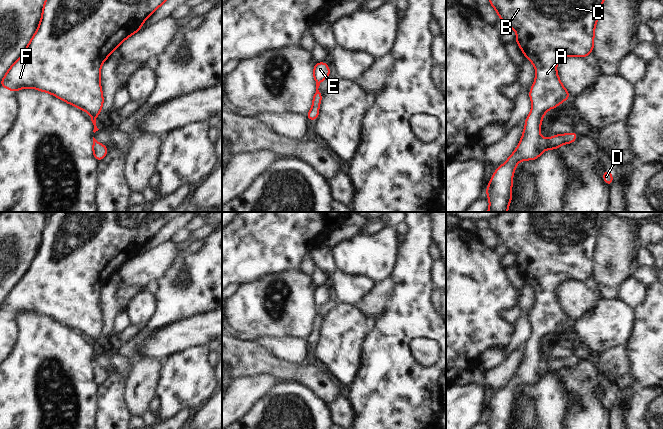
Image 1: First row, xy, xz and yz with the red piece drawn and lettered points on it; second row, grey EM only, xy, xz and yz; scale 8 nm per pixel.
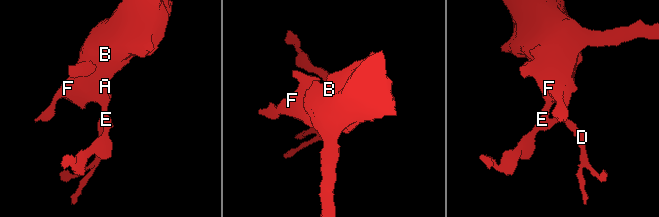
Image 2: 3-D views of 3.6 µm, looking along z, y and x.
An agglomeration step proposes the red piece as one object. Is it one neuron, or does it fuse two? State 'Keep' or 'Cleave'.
Keep

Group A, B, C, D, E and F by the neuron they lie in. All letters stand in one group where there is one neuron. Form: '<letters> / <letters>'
A B C D E F

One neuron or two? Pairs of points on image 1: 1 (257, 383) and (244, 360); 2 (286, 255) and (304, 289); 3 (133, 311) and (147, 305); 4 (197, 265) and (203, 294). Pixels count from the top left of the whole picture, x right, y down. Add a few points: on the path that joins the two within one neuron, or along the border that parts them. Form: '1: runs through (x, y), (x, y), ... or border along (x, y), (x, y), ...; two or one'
1: border along (276, 377), (270, 374), (255, 374), (234, 379); two
2: border along (297, 269), (287, 269), (270, 274); two
3: runs through (136, 310), (139, 310), (144, 305); one
4: runs through (197, 272), (197, 282), (202, 287); one

